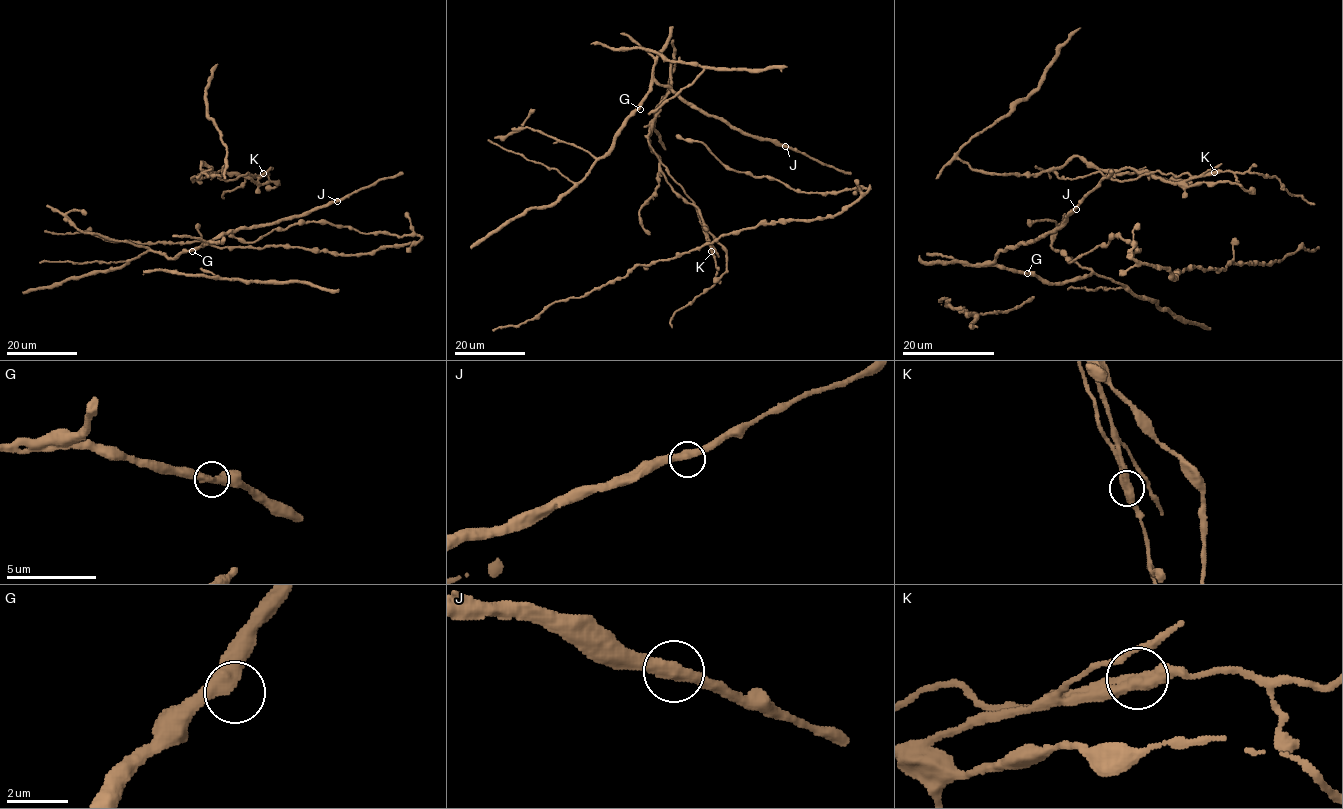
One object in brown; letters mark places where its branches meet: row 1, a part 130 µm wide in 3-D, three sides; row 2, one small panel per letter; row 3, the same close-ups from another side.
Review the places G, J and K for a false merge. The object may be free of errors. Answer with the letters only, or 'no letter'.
K

